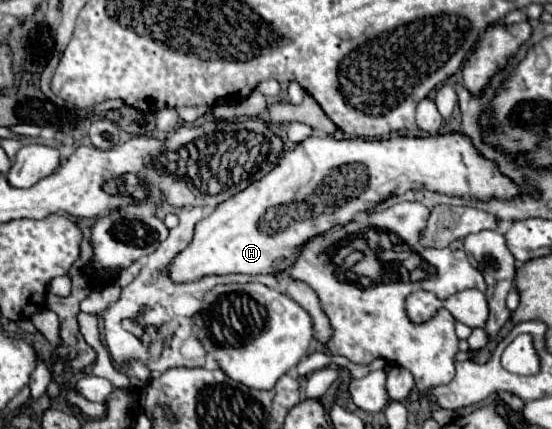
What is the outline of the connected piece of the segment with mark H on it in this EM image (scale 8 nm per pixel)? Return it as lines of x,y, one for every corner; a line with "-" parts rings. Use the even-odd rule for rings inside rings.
440,134
440,136
426,136
426,138
392,136
392,138
388,138
388,140
362,140
362,138
336,140
336,138
332,138
332,136
324,136
324,138
320,138
320,136
308,136
308,138
306,138
304,142
300,142
294,150
286,150
286,152
280,156
280,162
278,162
264,178
248,184
240,194
236,194
236,196
232,196
230,200
218,204
216,210
214,210
214,214
208,216
208,218
204,218
204,220
200,222
200,226
196,228
196,234
194,234
194,240
188,244
188,248
182,250
182,252
174,258
174,262
168,266
168,274
170,274
170,278
172,278
174,282
192,282
192,280
198,280
198,278
208,276
208,274
218,274
218,276
220,276
220,274
272,274
272,272
278,272
278,270
288,270
288,268
294,264
294,258
296,258
296,254
300,252
300,248
302,248
310,238
314,238
314,236
318,236
318,234
324,234
326,230
330,230
330,228
336,226
336,224
348,224
348,222
352,222
352,218
354,218
358,212
366,212
366,210
378,206
380,202
384,202
386,198
394,196
400,184
404,184
404,192
426,188
426,190
432,190
432,192
438,192
438,194
464,196
464,198
466,198
466,196
474,196
474,198
478,198
478,200
488,200
488,198
514,198
516,194
520,194
520,188
518,188
514,182
510,182
506,176
502,176
502,174
498,172
498,166
496,166
494,162
482,158
482,156
476,152
476,148
472,146
472,142
470,142
466,136
462,136
462,134
-
338,184
366,184
366,188
364,188
364,192
362,192
358,198
346,200
344,204
338,206

